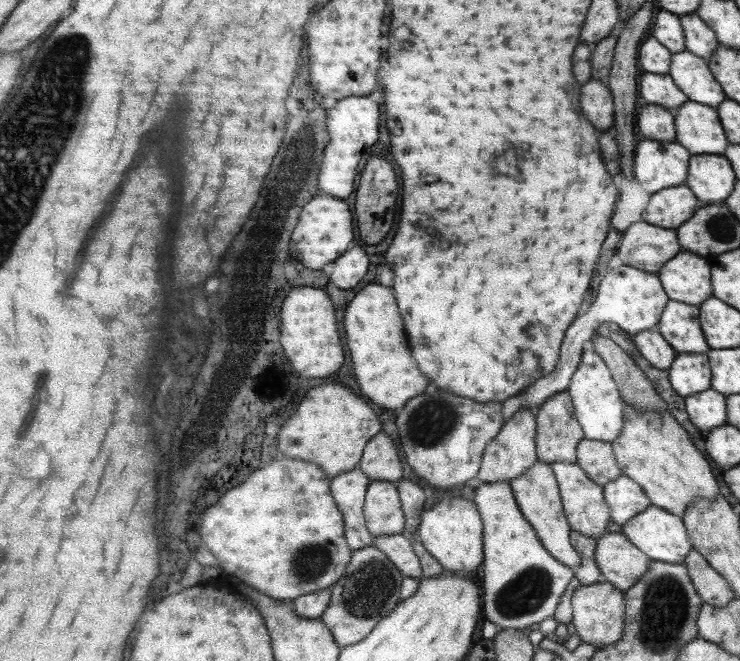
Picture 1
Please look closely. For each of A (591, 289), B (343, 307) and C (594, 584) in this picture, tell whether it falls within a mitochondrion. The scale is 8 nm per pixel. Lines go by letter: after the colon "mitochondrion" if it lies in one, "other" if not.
A: other
B: other
C: other

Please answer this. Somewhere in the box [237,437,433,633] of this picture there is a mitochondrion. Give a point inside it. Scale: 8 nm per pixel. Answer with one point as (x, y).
(367, 590)

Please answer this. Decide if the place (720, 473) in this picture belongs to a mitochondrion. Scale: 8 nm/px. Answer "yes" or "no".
no

